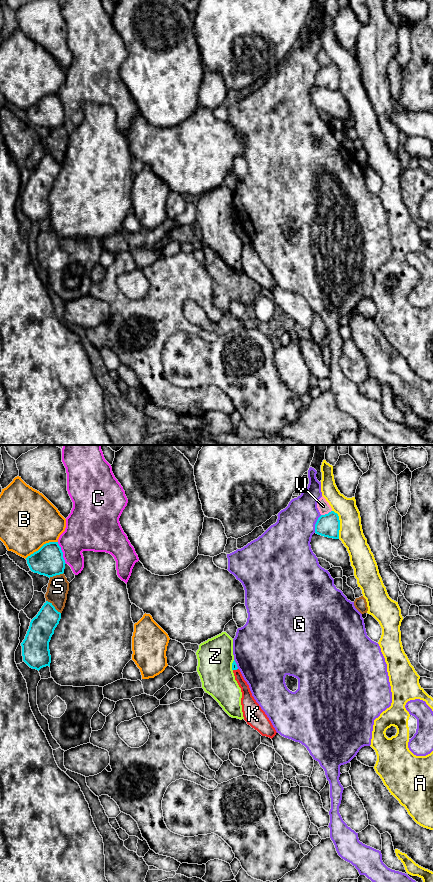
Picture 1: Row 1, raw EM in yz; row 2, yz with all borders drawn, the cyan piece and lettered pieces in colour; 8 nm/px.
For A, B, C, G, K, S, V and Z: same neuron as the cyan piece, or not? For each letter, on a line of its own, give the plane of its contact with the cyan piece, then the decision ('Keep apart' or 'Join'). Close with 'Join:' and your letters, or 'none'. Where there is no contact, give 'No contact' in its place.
A: Touches cyan in yz. Keep apart
B: Touches cyan in yz. Keep apart
C: Touches cyan in yz. Keep apart
G: Touches cyan in yz. Keep apart
K: Touches cyan in yz. Keep apart
S: Touches cyan in yz. Keep apart
V: Touches cyan in yz. Keep apart
Z: Touches cyan in yz. Keep apart
Join: none

